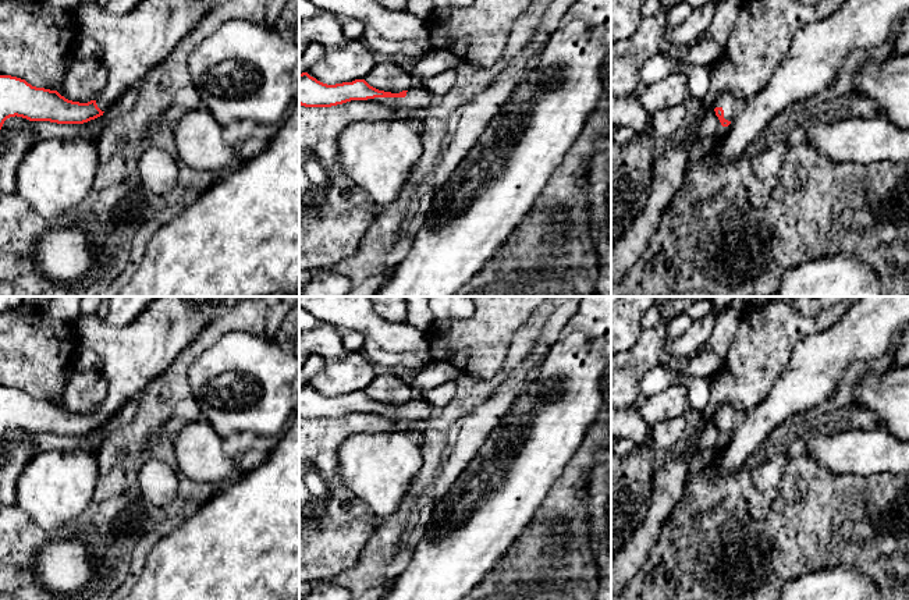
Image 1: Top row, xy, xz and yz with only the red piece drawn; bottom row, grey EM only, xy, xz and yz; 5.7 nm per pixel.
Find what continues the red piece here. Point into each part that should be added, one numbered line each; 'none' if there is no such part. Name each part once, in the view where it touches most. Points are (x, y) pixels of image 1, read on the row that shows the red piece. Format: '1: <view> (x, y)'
1: xz (419, 98)

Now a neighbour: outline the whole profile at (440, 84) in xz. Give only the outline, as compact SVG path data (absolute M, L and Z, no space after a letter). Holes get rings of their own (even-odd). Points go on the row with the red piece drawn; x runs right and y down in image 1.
M445 70L429 79L426 79L422 85L422 88L429 89L434 96L445 95L455 84L457 81L457 70Z

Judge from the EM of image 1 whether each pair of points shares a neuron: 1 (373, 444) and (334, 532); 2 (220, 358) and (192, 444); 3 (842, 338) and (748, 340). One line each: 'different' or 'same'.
1: different
2: different
3: different

